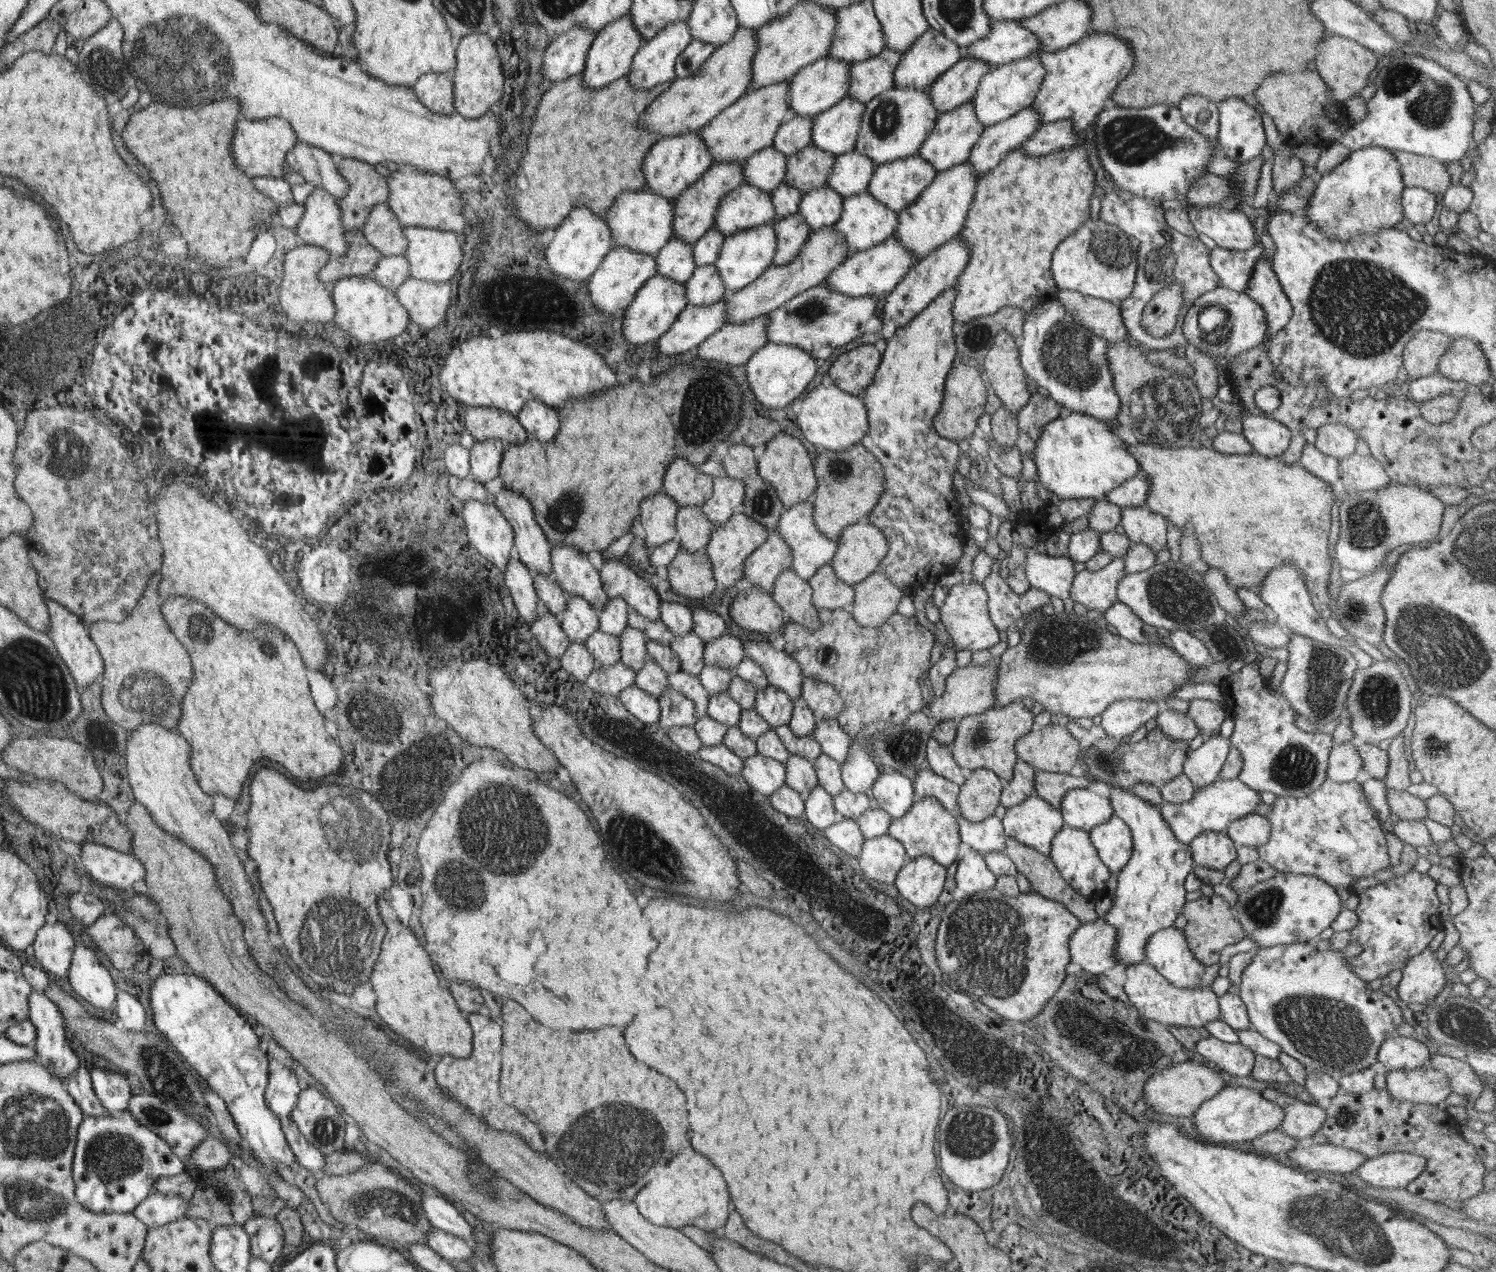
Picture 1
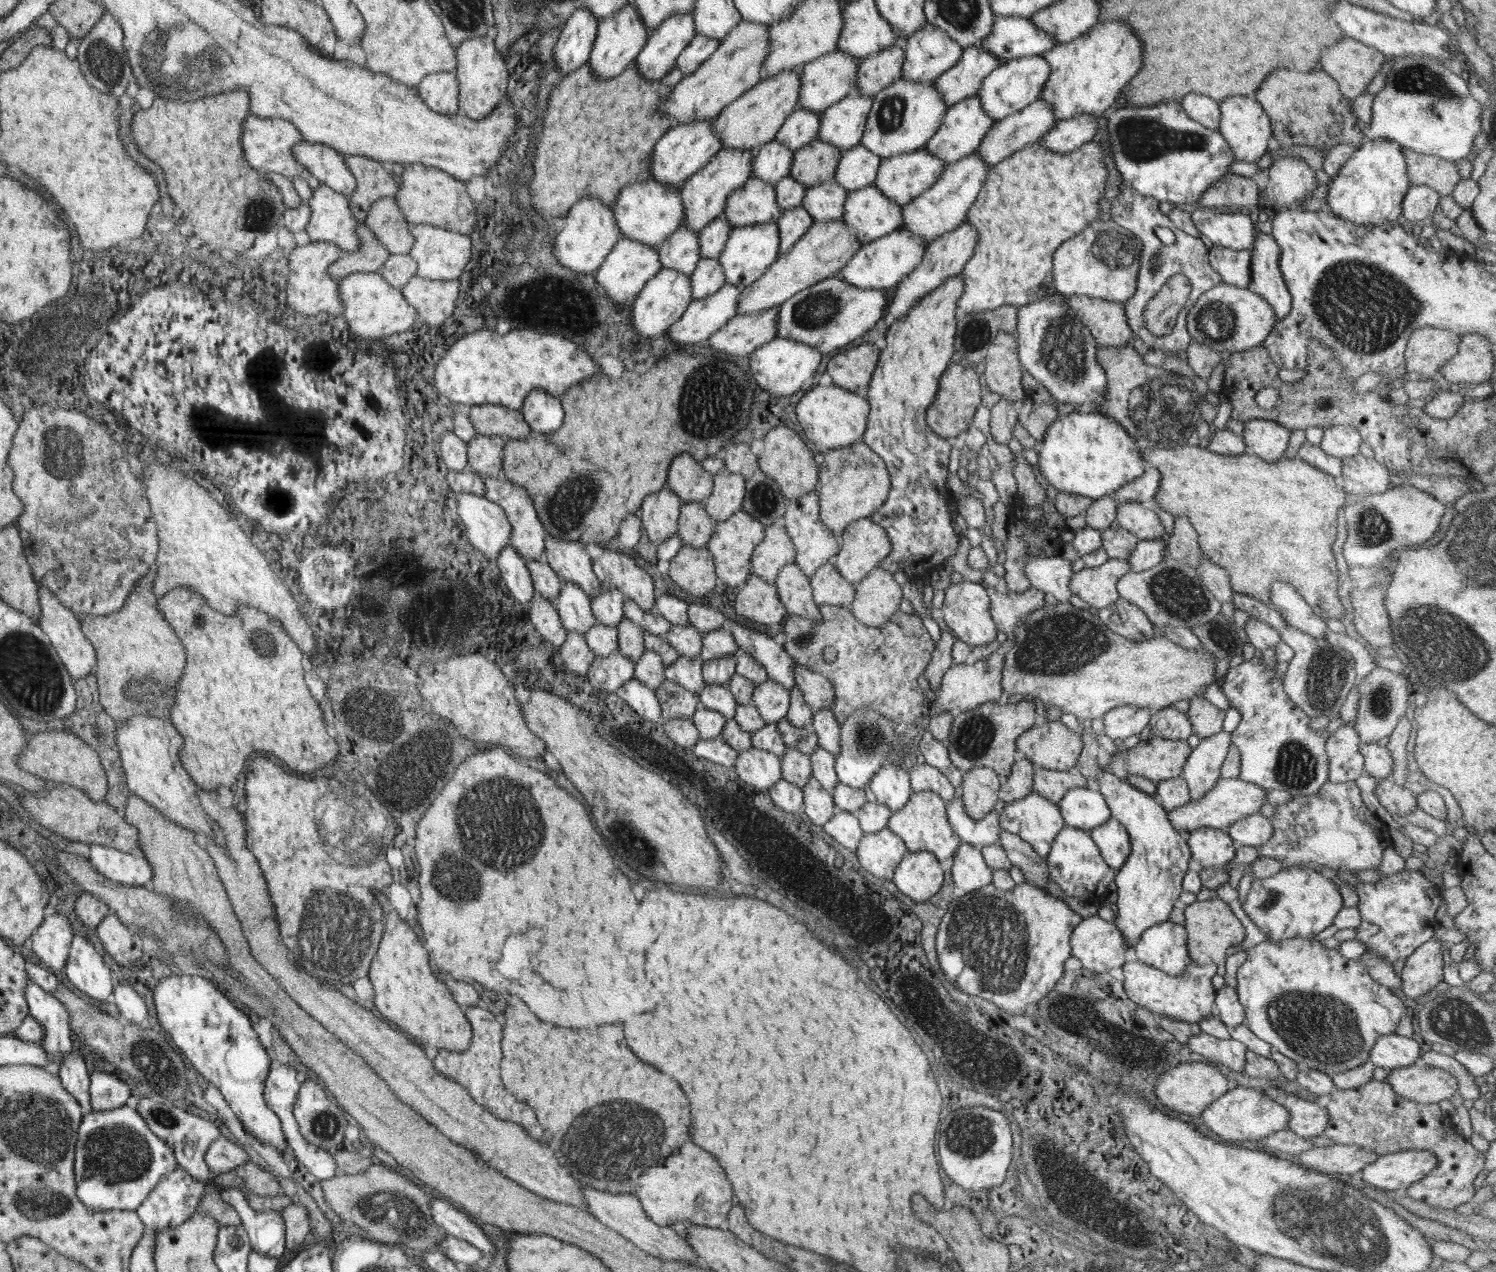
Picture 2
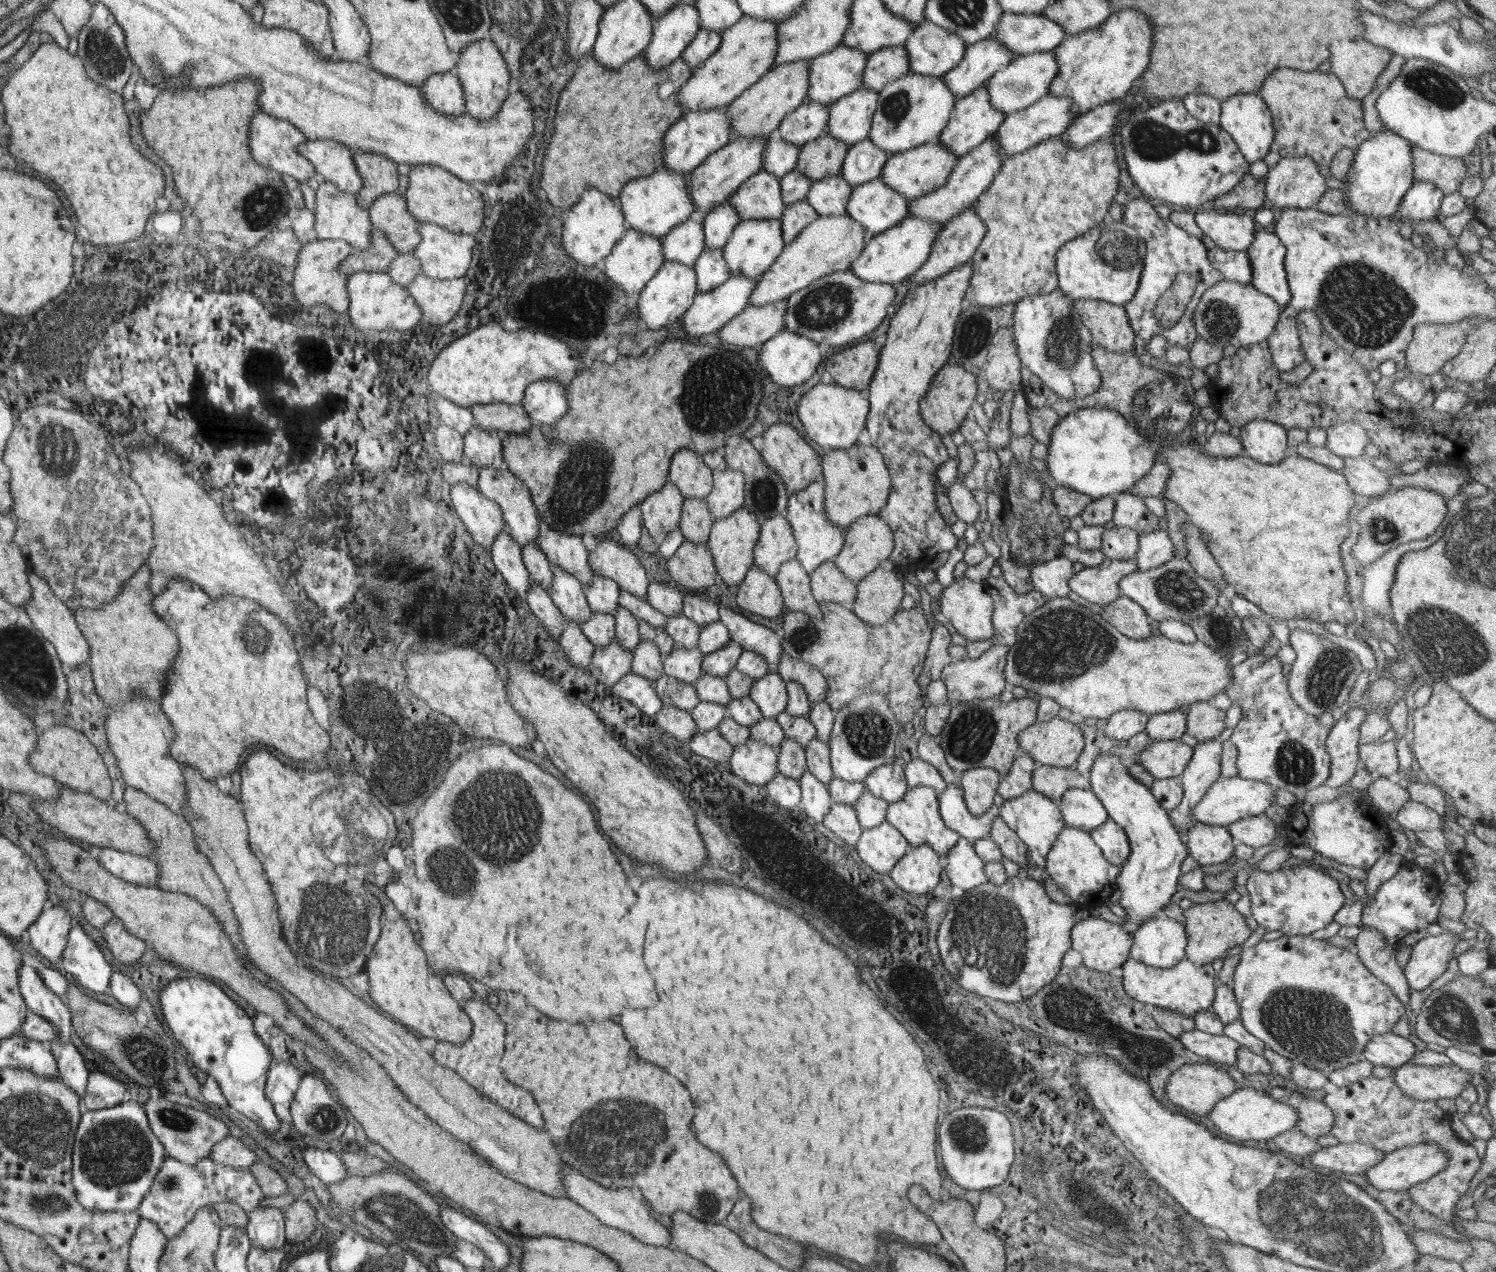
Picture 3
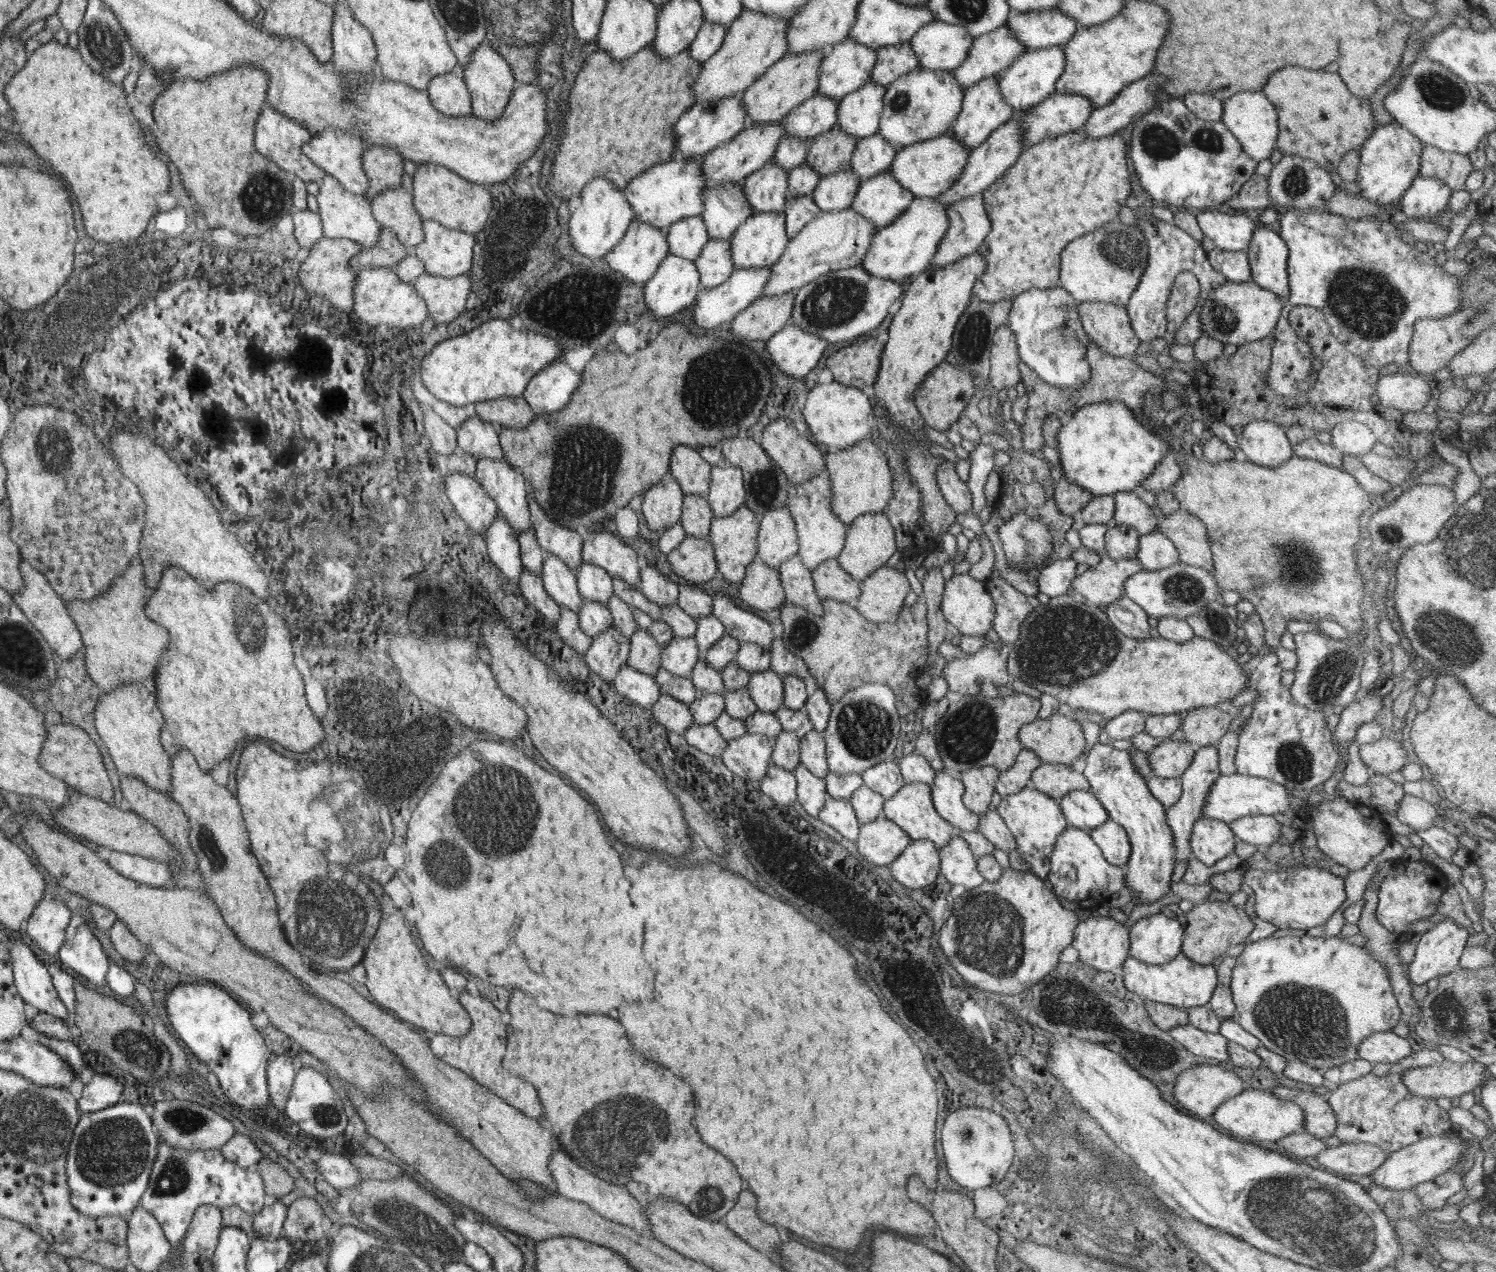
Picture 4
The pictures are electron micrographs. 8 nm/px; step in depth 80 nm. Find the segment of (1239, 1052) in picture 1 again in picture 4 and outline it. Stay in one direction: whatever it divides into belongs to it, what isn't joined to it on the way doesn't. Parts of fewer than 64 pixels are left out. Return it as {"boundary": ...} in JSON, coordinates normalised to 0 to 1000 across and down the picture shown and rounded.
{"boundary":[[[795,804],[781,810],[781,814],[797,829],[805,830],[807,835],[822,833],[822,819],[815,811],[805,811]]]}

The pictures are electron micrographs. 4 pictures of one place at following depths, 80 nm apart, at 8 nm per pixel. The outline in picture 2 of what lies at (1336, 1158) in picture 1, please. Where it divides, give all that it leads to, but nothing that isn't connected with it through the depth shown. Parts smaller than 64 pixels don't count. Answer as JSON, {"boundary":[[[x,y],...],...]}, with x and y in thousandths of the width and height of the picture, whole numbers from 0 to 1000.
{"boundary":[[[896,899],[886,902],[878,901],[868,908],[870,917],[889,925],[908,923],[921,910],[916,905],[912,904],[912,902],[900,902]]]}

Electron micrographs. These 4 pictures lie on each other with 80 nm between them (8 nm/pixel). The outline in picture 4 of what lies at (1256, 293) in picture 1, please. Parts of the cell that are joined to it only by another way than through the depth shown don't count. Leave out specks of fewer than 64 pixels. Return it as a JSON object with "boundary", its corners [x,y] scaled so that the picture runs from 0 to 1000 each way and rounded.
{"boundary":[[[848,177],[840,178],[833,197],[837,220],[841,225],[860,235],[862,232],[862,195],[856,183]]]}

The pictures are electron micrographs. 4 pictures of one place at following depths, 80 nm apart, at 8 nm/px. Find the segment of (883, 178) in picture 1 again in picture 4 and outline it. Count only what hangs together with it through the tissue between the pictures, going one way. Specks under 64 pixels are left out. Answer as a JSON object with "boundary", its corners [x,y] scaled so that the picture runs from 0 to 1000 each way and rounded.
{"boundary":[[[634,103],[627,108],[622,108],[601,117],[595,131],[595,136],[604,149],[608,149],[611,156],[623,156],[636,149],[642,140],[648,125],[648,116],[645,116]]]}

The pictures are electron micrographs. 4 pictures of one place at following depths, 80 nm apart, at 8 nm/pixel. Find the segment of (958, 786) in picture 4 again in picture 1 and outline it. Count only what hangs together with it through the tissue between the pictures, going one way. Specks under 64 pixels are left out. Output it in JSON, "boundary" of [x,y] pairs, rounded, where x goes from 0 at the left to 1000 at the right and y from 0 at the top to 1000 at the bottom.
{"boundary":[[[642,639],[638,643],[640,644],[641,656],[644,664],[656,672],[663,669],[671,670],[673,657],[668,643],[663,641],[657,646],[648,646]]]}

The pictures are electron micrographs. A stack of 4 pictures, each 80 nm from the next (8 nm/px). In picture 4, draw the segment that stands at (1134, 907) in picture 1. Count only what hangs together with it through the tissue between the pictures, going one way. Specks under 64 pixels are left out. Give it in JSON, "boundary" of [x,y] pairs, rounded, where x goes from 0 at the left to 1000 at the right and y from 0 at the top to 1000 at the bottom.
{"boundary":[[[743,583],[739,585],[733,584],[727,593],[725,610],[729,618],[729,623],[737,631],[741,638],[741,642],[744,646],[749,648],[754,655],[757,667],[756,672],[752,680],[752,697],[759,700],[761,704],[757,706],[762,707],[761,711],[770,711],[777,706],[782,700],[782,690],[785,684],[785,667],[784,656],[779,645],[779,634],[769,623],[767,613],[760,607],[757,597],[753,590],[745,588]]]}

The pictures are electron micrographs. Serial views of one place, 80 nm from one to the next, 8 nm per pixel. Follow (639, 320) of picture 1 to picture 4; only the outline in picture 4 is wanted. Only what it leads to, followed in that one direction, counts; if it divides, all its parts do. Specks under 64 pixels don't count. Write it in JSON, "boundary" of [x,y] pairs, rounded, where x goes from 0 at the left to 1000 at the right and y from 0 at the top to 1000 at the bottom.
{"boundary":[[[447,200],[441,208],[438,217],[430,226],[432,241],[441,252],[444,249],[449,248],[452,245],[455,245],[456,242],[463,241],[466,234],[465,230],[467,230],[468,222],[468,216],[464,205]]]}

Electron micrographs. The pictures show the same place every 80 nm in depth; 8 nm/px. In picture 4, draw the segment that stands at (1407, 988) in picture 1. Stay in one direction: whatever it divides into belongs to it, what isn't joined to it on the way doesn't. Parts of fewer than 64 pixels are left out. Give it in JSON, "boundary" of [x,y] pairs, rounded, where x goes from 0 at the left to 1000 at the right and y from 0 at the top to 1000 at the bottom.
{"boundary":[[[966,721],[965,723],[959,726],[957,730],[953,733],[947,743],[945,755],[942,758],[941,766],[943,772],[951,774],[957,769],[968,767],[975,758],[979,744],[981,743],[982,731],[975,727],[971,722]]]}

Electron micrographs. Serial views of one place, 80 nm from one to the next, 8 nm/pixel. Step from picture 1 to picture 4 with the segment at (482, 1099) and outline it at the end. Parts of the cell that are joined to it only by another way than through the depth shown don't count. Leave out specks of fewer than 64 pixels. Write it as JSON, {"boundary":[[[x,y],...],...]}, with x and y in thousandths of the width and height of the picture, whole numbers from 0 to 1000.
{"boundary":[[[312,778],[309,779],[307,784],[307,788],[309,788],[309,791],[312,792],[313,798],[316,799],[317,806],[310,815],[302,816],[301,814],[291,813],[287,818],[291,832],[296,833],[303,839],[307,840],[310,844],[316,844],[316,848],[321,854],[329,857],[330,860],[334,860],[334,863],[337,863],[337,866],[340,866],[341,869],[345,869],[346,873],[350,873],[350,876],[353,876],[354,879],[360,879],[362,876],[362,869],[361,869],[357,854],[346,846],[342,846],[336,838],[336,832],[338,829],[338,805],[336,803],[333,792],[324,783],[322,781],[316,783]]]}

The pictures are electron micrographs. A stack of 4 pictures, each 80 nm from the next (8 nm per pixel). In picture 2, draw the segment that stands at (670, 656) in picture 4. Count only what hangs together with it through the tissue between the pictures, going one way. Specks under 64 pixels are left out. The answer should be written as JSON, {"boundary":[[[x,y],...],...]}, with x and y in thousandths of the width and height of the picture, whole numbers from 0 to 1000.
{"boundary":[[[454,515],[447,525],[445,525],[445,534],[455,538],[459,542],[467,547],[471,539],[469,527],[470,520],[468,516],[461,517]]]}

